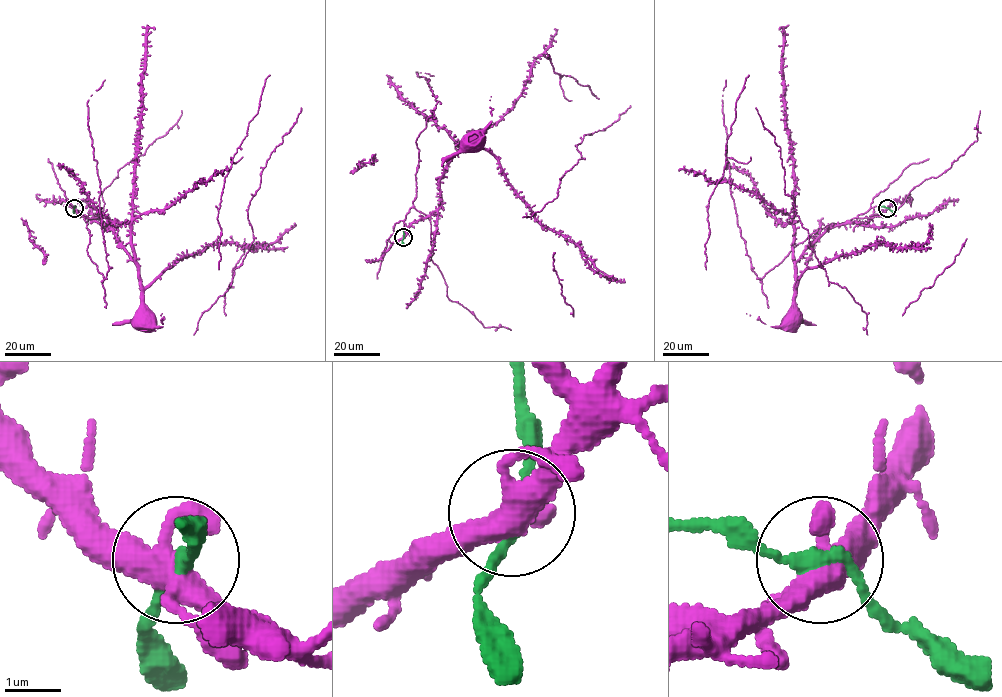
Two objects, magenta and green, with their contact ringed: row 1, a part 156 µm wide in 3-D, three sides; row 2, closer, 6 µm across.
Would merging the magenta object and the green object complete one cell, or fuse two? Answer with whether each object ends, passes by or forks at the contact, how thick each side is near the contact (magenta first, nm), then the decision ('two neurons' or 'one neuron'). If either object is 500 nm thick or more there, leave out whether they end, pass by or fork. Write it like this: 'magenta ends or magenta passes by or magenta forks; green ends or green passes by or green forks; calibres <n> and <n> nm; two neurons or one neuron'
magenta forks; green passes by; calibres 400 and 200 nm; one neuron

